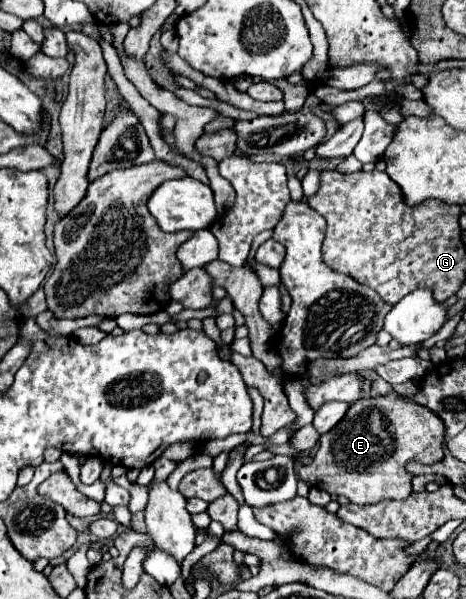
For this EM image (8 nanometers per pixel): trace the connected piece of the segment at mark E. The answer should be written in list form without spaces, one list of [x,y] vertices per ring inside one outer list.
[[[389,393],[383,397],[361,397],[351,405],[345,419],[333,427],[329,433],[323,433],[319,439],[319,449],[311,465],[299,469],[299,477],[327,491],[329,495],[347,497],[351,503],[369,505],[381,499],[405,499],[411,493],[411,475],[405,471],[409,459],[419,463],[437,463],[443,457],[443,441],[445,441],[445,425],[443,421],[423,405],[411,403],[397,393]]]

